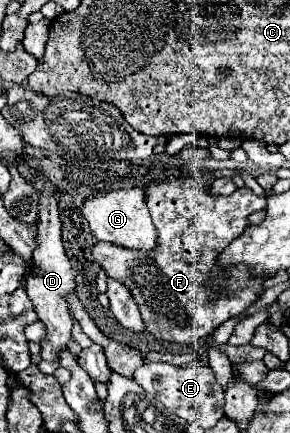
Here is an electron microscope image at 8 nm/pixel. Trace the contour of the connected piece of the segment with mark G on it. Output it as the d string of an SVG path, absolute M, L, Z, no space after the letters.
M112 190L108 194L98 194L94 198L88 198L82 206L84 218L90 224L92 234L100 242L112 242L122 248L130 250L154 250L158 246L158 232L154 230L146 200L144 200L144 190Z

